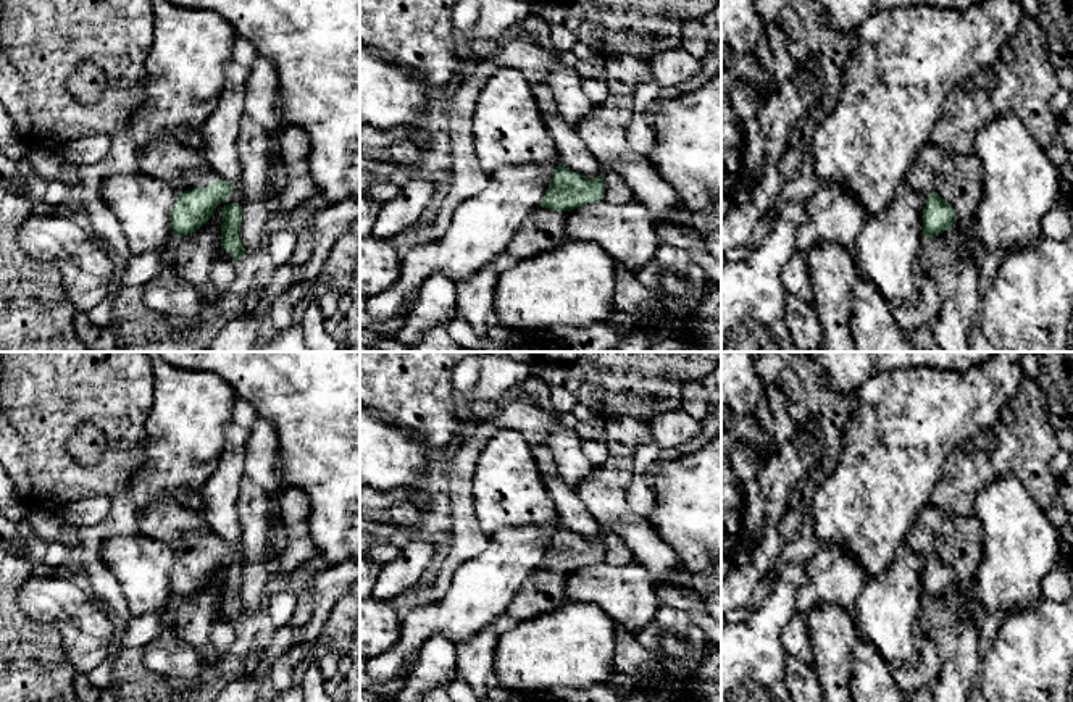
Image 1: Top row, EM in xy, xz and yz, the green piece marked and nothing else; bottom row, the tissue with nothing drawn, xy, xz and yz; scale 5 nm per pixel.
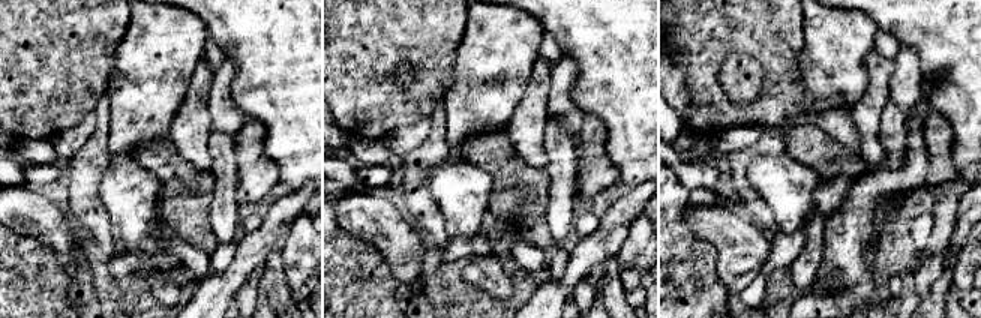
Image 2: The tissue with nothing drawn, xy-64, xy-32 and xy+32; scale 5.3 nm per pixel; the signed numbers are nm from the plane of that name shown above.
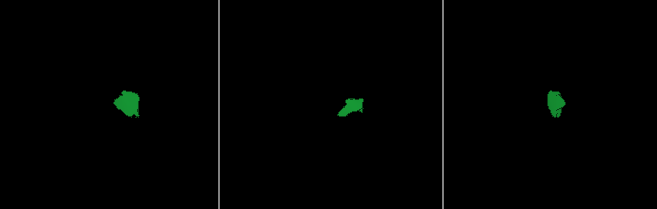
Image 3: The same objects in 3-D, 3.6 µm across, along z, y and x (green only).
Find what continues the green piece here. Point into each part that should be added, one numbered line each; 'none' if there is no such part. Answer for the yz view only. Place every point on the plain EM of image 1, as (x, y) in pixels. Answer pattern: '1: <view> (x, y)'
1: yz (957, 539)

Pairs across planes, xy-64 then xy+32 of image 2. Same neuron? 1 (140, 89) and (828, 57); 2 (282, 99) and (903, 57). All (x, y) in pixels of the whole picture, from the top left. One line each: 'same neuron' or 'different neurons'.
1: same neuron
2: different neurons

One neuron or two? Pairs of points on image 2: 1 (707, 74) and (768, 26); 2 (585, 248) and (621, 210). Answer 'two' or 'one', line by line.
1: one
2: one

